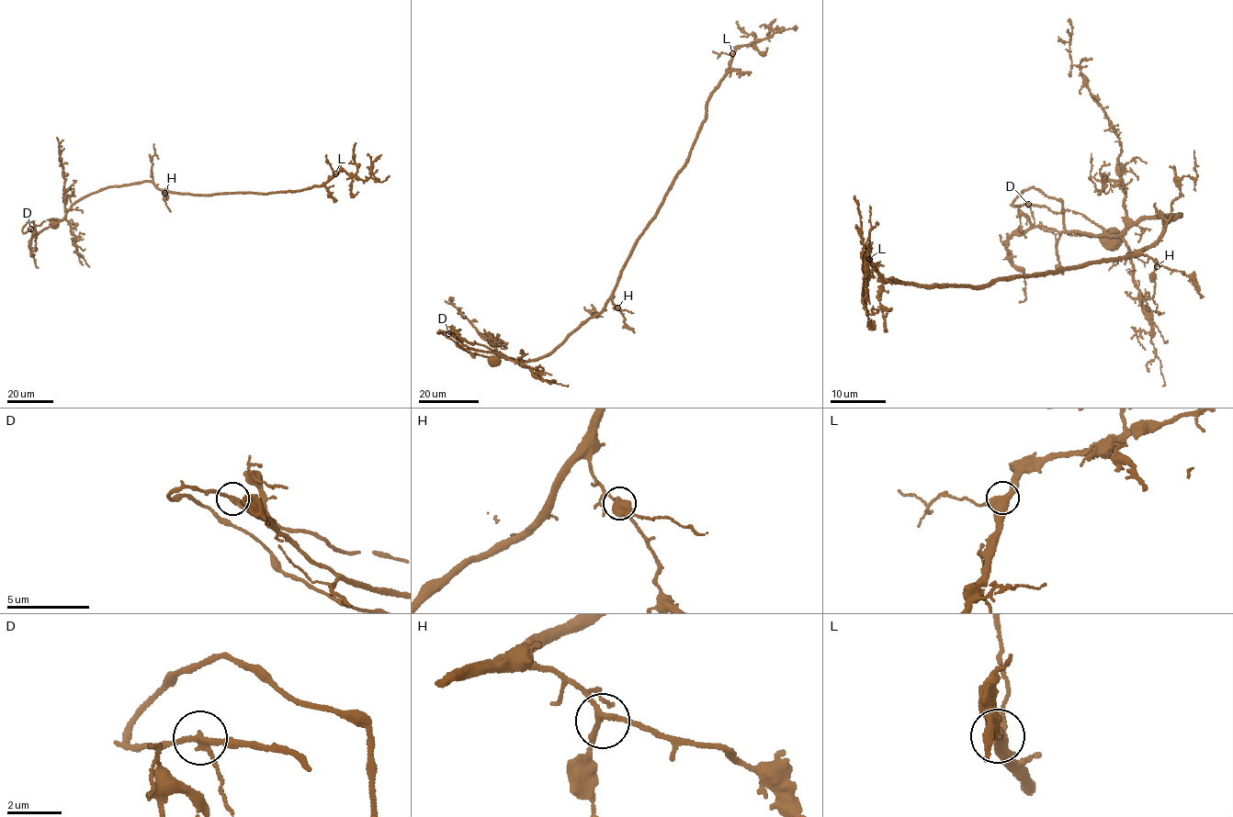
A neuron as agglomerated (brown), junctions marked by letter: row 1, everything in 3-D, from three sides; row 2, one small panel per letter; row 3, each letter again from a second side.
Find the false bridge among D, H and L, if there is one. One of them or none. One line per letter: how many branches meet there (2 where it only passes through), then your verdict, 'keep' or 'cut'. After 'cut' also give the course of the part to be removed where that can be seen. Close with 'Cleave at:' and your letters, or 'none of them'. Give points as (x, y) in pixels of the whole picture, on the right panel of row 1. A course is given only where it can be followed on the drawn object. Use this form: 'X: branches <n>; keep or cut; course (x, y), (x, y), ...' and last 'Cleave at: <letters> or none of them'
D: branches 3; keep
H: branches 3; keep
L: branches 3; keep
Cleave at: none of them

